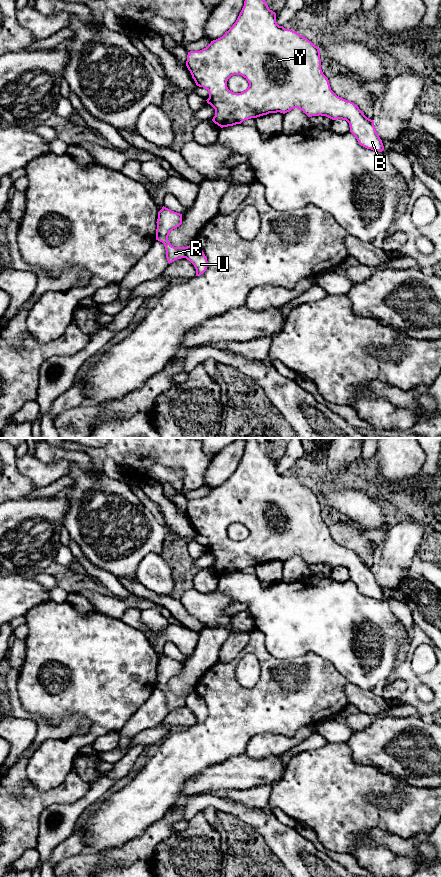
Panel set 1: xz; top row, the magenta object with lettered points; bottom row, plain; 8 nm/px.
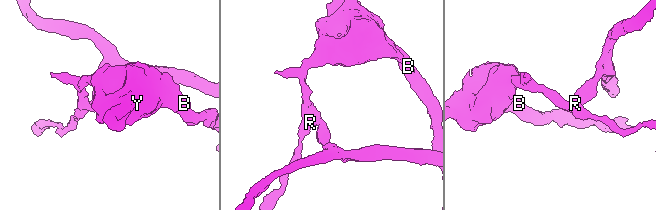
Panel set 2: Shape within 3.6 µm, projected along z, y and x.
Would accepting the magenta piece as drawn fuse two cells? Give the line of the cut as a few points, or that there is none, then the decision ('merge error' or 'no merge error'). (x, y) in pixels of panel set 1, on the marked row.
cut in xz along (194, 243), (187, 248), (184, 257); merge error

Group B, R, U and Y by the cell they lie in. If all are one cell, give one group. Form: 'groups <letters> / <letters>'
groups B R Y / U

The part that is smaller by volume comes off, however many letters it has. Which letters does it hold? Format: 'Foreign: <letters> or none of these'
Foreign: U

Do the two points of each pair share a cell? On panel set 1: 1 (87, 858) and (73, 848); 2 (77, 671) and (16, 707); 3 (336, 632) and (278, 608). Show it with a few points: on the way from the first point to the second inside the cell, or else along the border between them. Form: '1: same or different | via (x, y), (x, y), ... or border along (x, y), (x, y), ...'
1: different | border along (84, 850), (65, 857), (59, 863)
2: different | border along (17, 680), (21, 705), (42, 716)
3: same | via (322, 618), (292, 616)

